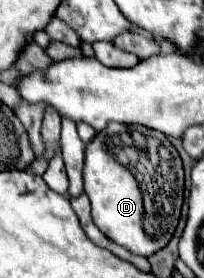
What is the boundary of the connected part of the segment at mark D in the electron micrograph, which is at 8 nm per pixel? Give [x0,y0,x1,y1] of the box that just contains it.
[83,123,183,257]

